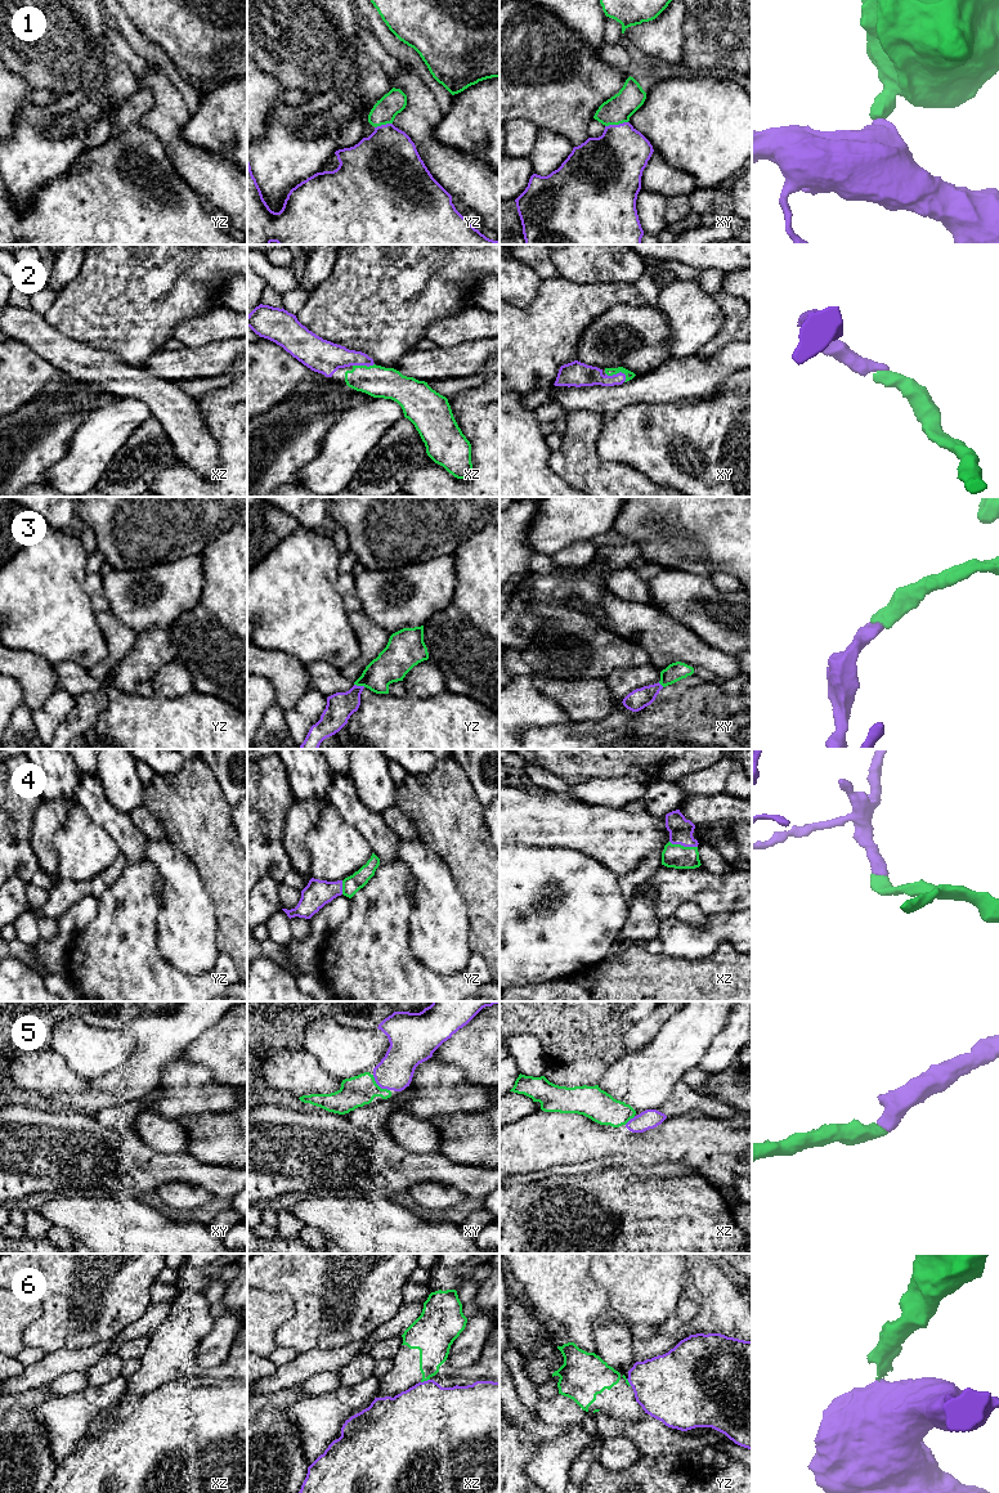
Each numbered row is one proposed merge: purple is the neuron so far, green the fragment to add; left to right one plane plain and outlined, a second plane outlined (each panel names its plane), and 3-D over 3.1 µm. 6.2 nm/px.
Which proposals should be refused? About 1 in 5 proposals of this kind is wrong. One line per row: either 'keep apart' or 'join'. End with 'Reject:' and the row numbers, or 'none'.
1: join
2: join
3: join
4: join
5: join
6: keep apart
Reject: 6

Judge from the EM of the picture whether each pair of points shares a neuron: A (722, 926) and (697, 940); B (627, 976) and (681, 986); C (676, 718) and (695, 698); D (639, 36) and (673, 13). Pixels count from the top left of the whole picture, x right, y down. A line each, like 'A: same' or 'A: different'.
A: same
B: same
C: same
D: same

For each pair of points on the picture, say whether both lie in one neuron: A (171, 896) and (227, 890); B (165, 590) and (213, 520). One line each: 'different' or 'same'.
A: different
B: different

